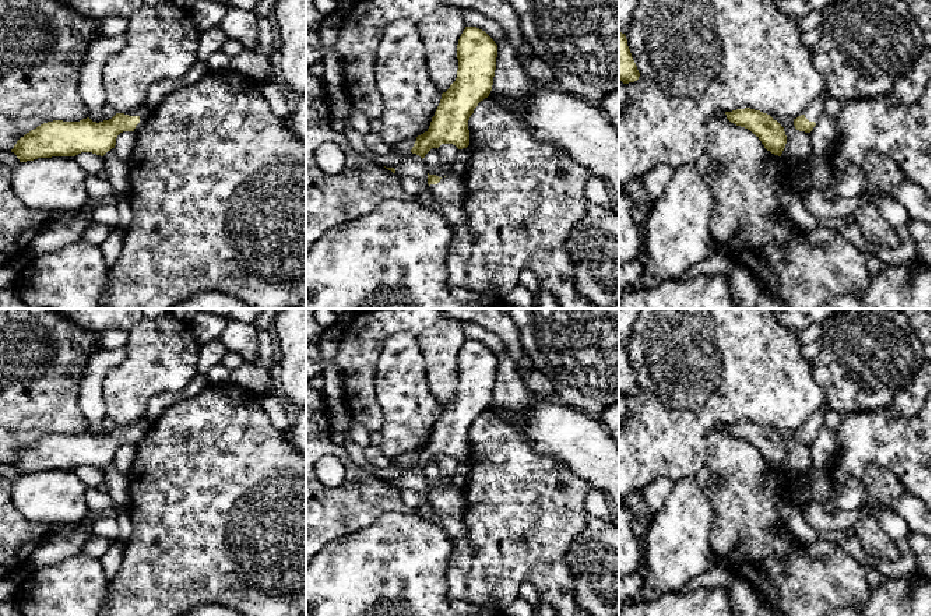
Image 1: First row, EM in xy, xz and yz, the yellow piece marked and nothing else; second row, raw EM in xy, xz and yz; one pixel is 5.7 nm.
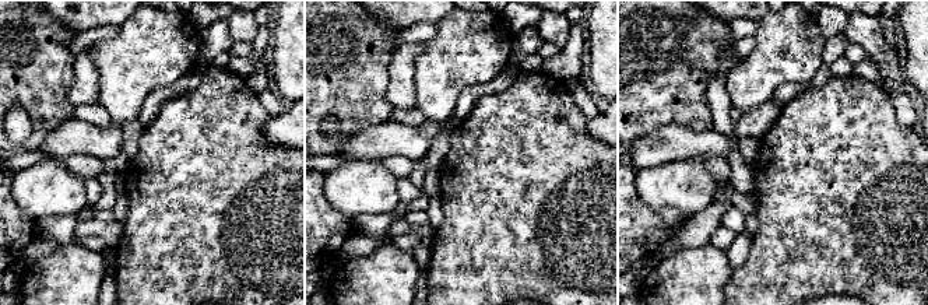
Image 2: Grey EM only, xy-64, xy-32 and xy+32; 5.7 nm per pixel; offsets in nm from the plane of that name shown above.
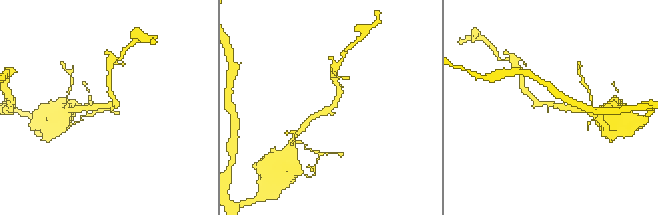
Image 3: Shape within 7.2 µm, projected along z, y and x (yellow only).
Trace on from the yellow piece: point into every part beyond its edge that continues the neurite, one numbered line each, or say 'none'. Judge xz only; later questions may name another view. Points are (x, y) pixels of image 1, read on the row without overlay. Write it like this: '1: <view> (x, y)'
1: xz (450, 502)

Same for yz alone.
1: yz (813, 423)

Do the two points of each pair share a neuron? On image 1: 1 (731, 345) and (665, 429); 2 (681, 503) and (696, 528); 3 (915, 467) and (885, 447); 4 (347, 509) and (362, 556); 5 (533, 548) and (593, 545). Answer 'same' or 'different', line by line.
1: same
2: same
3: same
4: different
5: different

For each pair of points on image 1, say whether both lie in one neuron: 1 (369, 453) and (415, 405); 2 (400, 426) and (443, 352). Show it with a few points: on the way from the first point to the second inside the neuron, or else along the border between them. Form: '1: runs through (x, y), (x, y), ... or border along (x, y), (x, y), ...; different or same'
1: border along (377, 444), (391, 460); different
2: border along (419, 348), (428, 387), (442, 405); different

